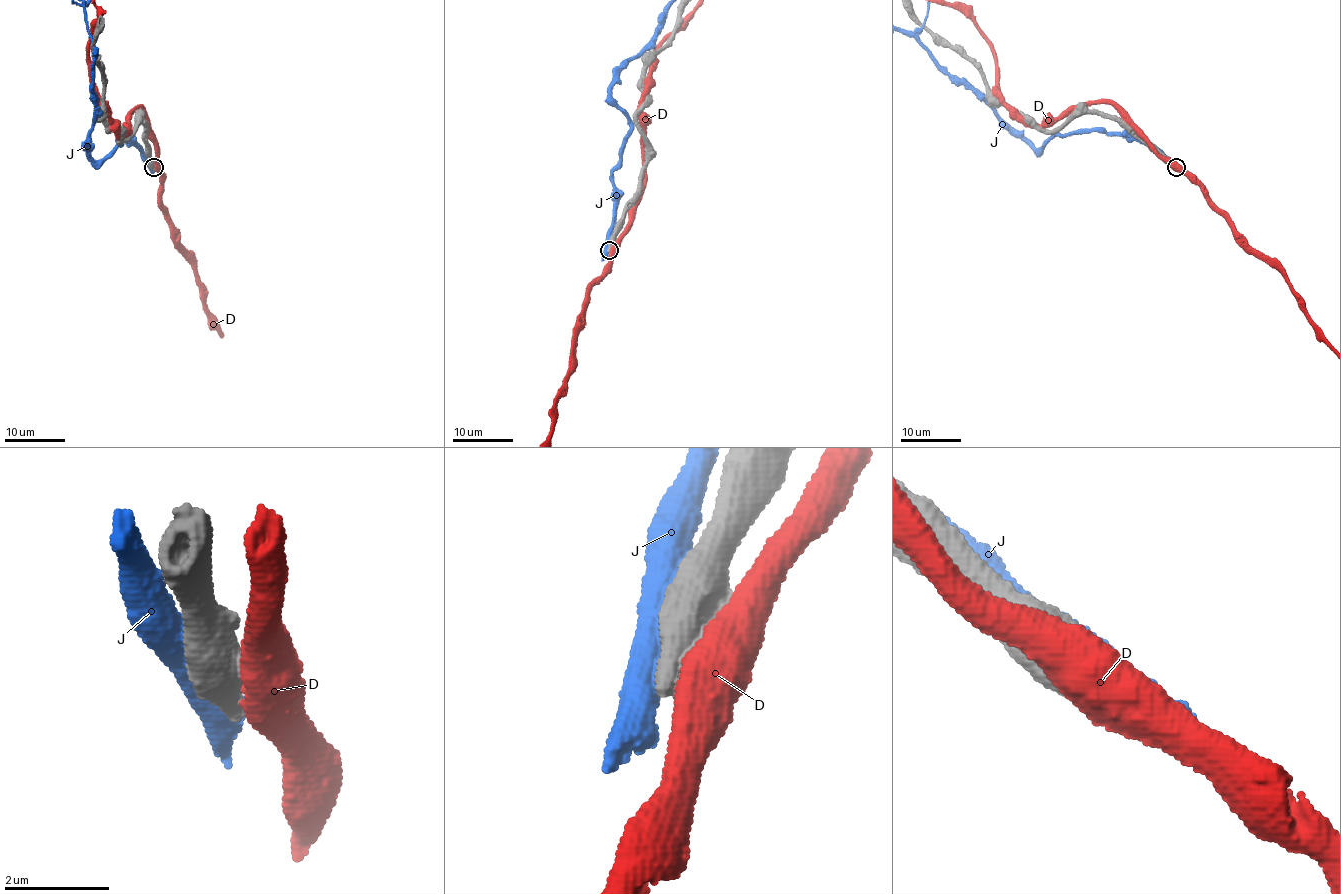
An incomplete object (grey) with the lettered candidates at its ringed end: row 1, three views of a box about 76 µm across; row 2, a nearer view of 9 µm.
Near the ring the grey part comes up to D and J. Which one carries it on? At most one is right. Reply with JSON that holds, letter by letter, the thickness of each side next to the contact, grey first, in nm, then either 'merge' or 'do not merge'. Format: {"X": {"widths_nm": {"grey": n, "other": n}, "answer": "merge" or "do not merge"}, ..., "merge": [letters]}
{"D": {"widths_nm": {"grey": 800, "other": 800}, "answer": "do not merge"}, "J": {"widths_nm": {"grey": 600, "other": 500}, "answer": "do not merge"}, "merge": []}

